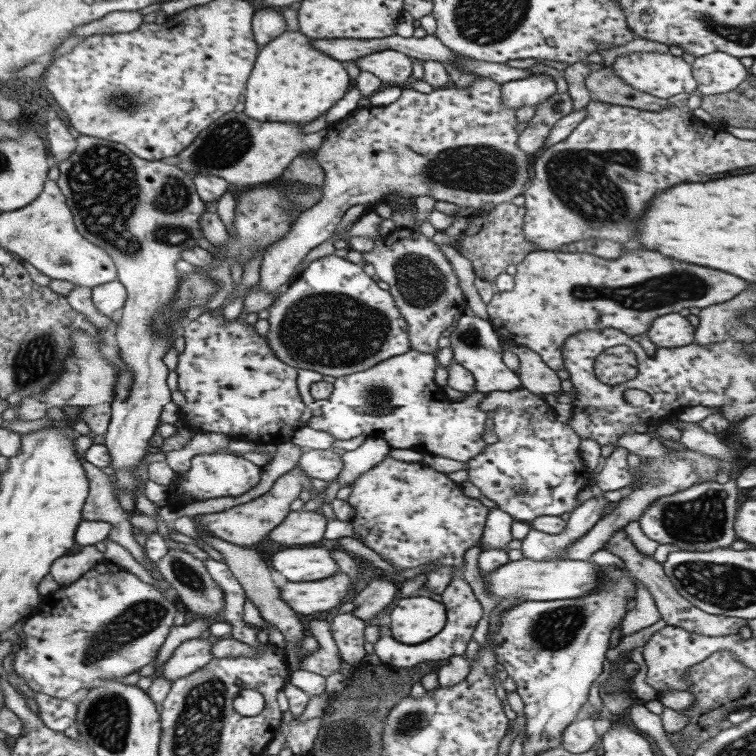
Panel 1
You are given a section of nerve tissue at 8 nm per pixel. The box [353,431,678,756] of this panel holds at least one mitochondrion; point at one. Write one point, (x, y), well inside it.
(557, 629)

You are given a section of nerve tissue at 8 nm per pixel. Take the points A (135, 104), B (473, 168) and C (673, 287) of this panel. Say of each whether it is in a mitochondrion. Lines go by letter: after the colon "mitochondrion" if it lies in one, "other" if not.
A: mitochondrion
B: mitochondrion
C: mitochondrion

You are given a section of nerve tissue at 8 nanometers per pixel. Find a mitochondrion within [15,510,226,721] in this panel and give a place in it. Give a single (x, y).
(139, 619)

